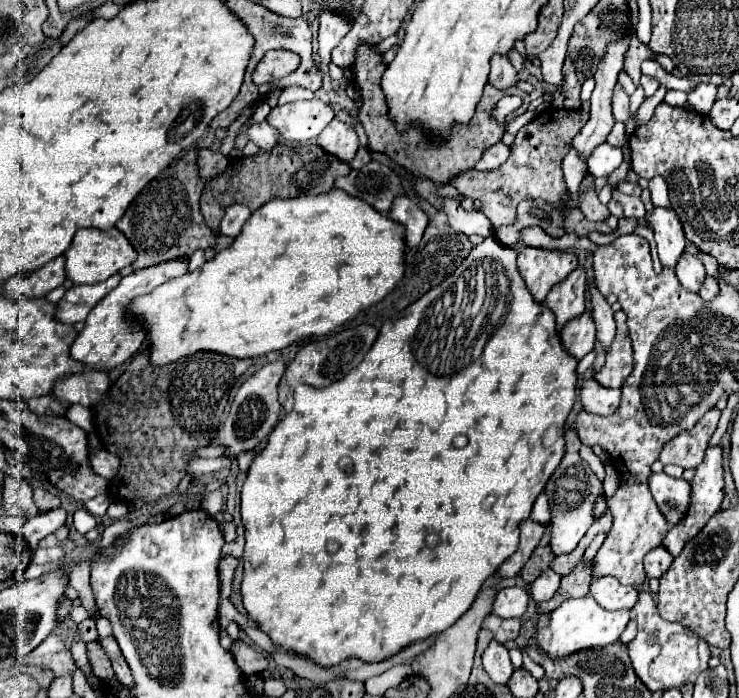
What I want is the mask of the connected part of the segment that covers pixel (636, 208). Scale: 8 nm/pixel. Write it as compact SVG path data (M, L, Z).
M613 189L613 199L617 199L623 209L625 209L625 217L643 217L645 215L645 205L639 197L631 197L631 195L625 195L621 193L619 189Z

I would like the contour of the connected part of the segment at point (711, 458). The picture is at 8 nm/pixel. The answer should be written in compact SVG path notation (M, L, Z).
M715 445L715 447L709 447L705 451L705 459L703 463L697 467L697 473L691 481L691 487L693 487L693 499L691 499L691 507L689 507L689 513L685 517L685 521L681 521L679 525L671 527L669 533L665 535L663 539L663 547L667 547L667 551L677 557L681 553L681 549L685 547L685 543L689 539L693 539L703 527L705 523L719 511L721 507L721 501L723 501L723 447L721 445Z

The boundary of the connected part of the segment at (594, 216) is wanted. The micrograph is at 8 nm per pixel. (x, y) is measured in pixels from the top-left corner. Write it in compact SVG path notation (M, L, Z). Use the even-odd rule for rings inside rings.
M587 173L583 177L583 183L579 185L579 209L589 221L605 221L605 217L609 215L607 207L597 199L595 177L591 173Z

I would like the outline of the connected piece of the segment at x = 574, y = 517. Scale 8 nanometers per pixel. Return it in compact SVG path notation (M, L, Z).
M567 429L563 437L567 443L565 457L545 485L545 495L549 495L549 509L551 509L551 521L547 525L551 531L549 545L553 553L571 553L577 547L577 543L581 541L581 537L585 535L585 531L591 527L595 519L593 503L603 495L601 479L597 479L591 467L579 457L581 441L577 439L577 433L573 429Z

